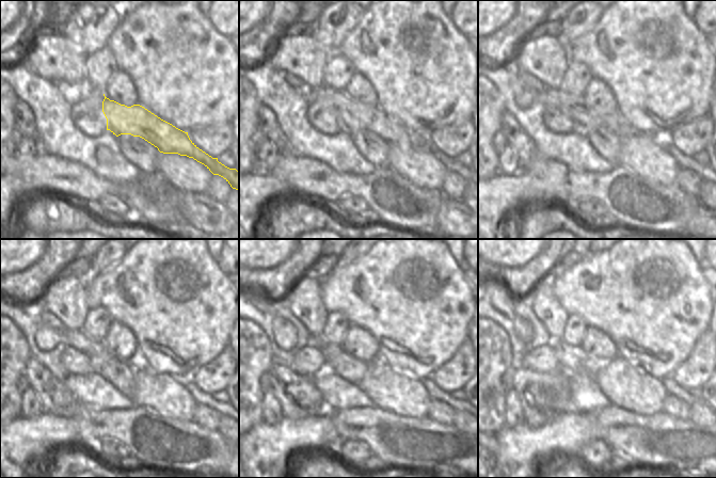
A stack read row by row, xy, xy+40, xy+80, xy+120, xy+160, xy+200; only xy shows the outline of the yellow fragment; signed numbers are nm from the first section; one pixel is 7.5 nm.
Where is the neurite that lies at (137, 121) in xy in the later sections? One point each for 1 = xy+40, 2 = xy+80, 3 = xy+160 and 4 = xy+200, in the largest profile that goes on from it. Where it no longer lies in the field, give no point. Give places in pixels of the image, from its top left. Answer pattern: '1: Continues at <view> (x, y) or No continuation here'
1: Continues at xy+40 (352, 116)
2: Continues at xy+80 (584, 120)
3: Continues at xy+160 (285, 334)
4: Continues at xy+200 (499, 296).

